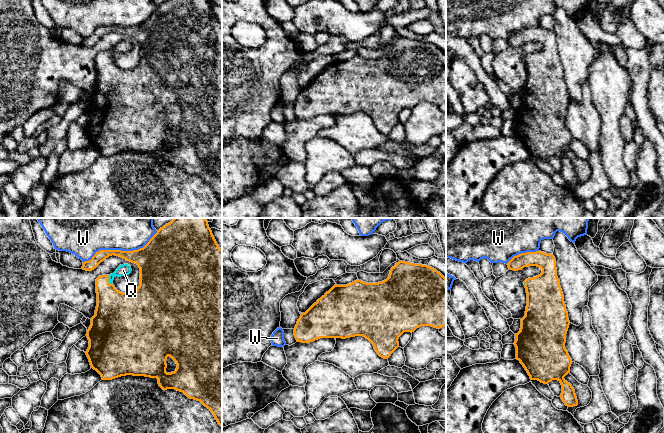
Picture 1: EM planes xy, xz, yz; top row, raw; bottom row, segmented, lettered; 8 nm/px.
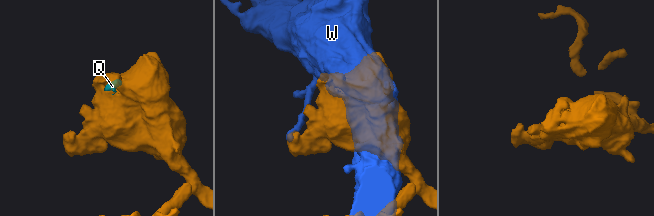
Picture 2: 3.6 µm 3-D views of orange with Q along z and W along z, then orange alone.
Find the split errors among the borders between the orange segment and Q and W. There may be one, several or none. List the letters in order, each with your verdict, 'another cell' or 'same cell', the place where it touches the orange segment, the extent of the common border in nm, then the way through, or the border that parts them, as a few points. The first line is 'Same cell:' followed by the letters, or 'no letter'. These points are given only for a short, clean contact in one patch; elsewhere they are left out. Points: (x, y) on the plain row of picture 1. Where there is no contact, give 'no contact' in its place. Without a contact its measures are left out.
Same cell: Q
Q: same cell; contact xy (108, 56); length 90 nm
W: another cell; contact xy (120, 26); length 650 nm

